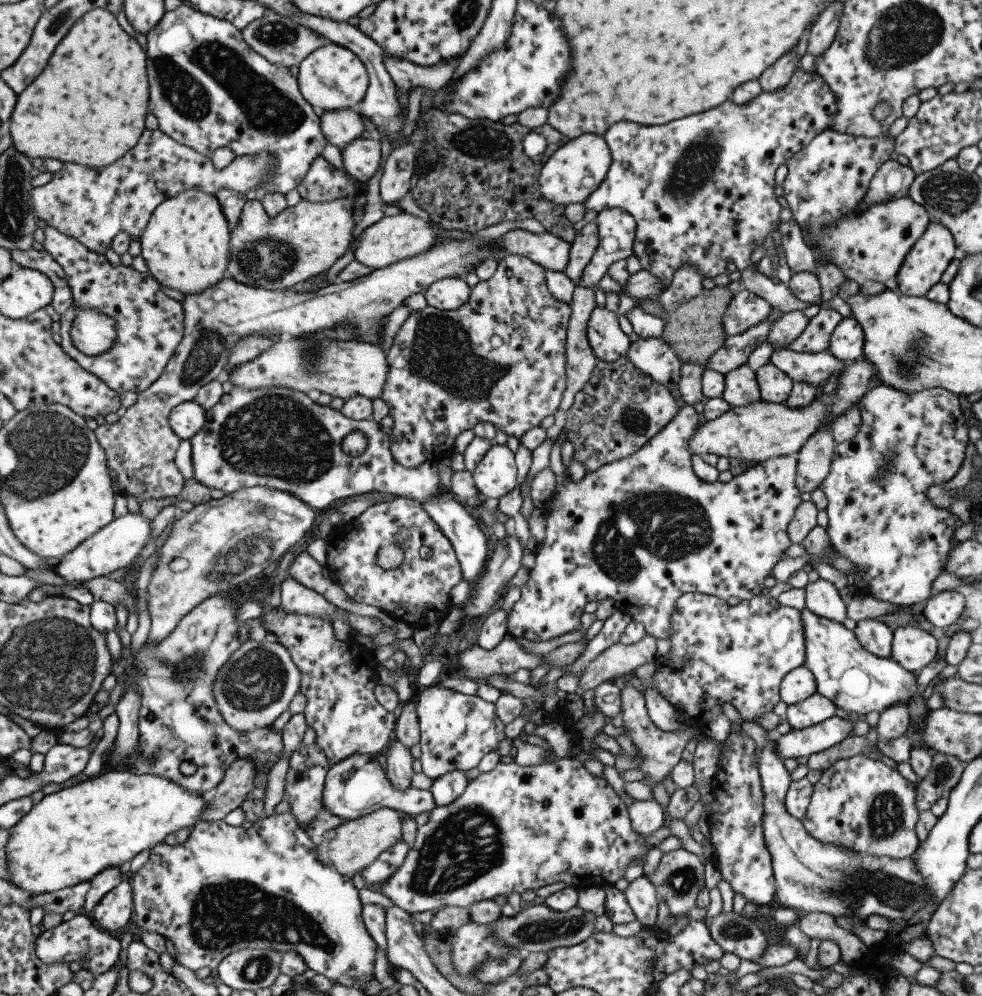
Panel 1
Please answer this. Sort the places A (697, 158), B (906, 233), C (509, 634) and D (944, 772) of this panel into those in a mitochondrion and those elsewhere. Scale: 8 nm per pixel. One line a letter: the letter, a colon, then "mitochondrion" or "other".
A: mitochondrion
B: other
C: other
D: mitochondrion

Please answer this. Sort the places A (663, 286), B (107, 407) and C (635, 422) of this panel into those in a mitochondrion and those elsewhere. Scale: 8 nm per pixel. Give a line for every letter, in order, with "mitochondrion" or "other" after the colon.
A: other
B: other
C: mitochondrion

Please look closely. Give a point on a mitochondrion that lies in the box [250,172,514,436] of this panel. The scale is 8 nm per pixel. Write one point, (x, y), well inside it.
(439, 353)

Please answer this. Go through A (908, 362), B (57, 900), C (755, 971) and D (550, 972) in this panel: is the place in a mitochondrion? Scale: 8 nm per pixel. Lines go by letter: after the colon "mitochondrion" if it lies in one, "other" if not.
A: mitochondrion
B: other
C: other
D: other

